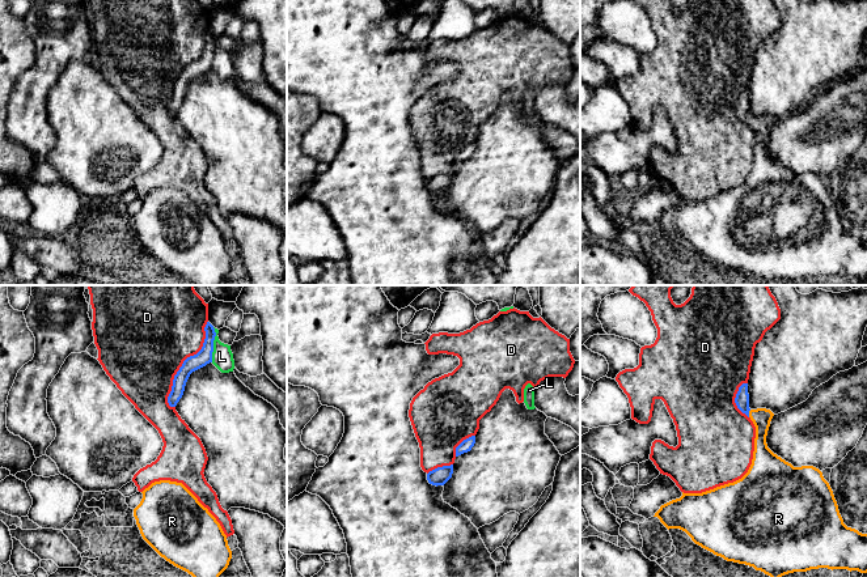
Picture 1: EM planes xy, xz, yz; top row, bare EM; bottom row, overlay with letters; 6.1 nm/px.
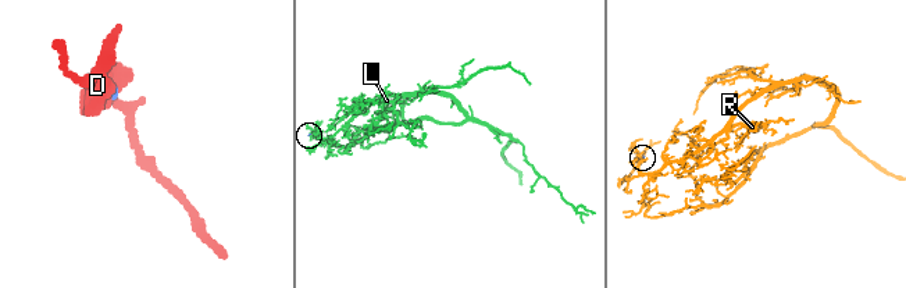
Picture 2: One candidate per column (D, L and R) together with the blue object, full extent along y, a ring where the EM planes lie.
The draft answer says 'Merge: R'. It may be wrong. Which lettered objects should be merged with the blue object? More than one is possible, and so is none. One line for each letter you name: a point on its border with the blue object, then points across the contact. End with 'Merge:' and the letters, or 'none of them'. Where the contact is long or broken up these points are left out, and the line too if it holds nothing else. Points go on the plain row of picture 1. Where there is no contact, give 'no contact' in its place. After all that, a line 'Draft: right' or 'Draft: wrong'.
R: contact yz (748, 121); way yz (741, 106), (748, 121), (761, 124)
Merge: R
Draft: right

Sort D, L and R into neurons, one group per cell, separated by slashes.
D / L / R

